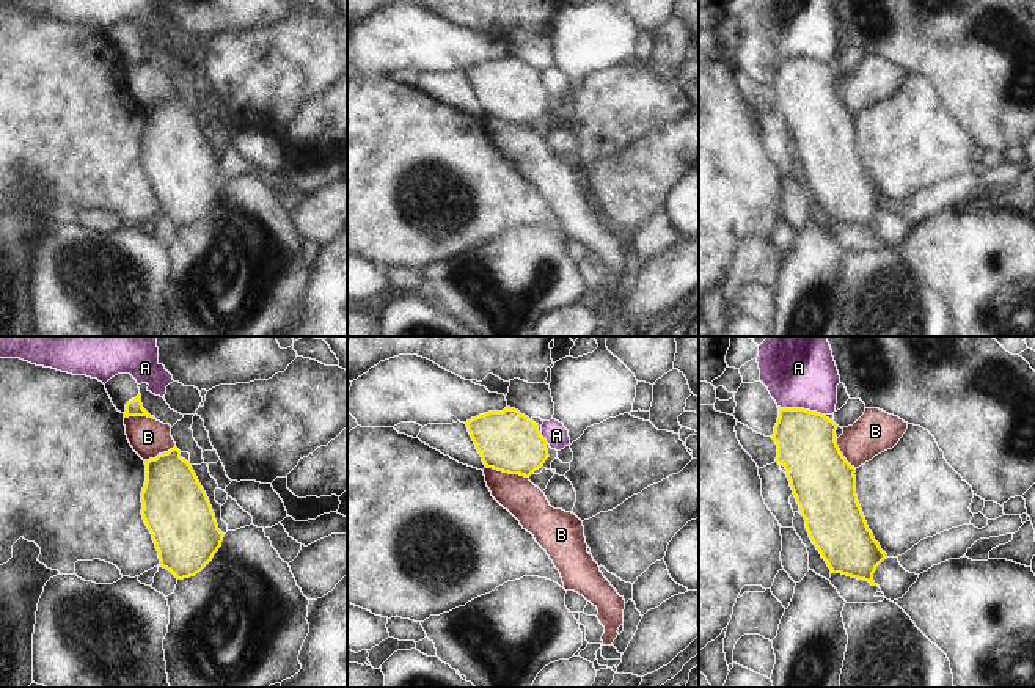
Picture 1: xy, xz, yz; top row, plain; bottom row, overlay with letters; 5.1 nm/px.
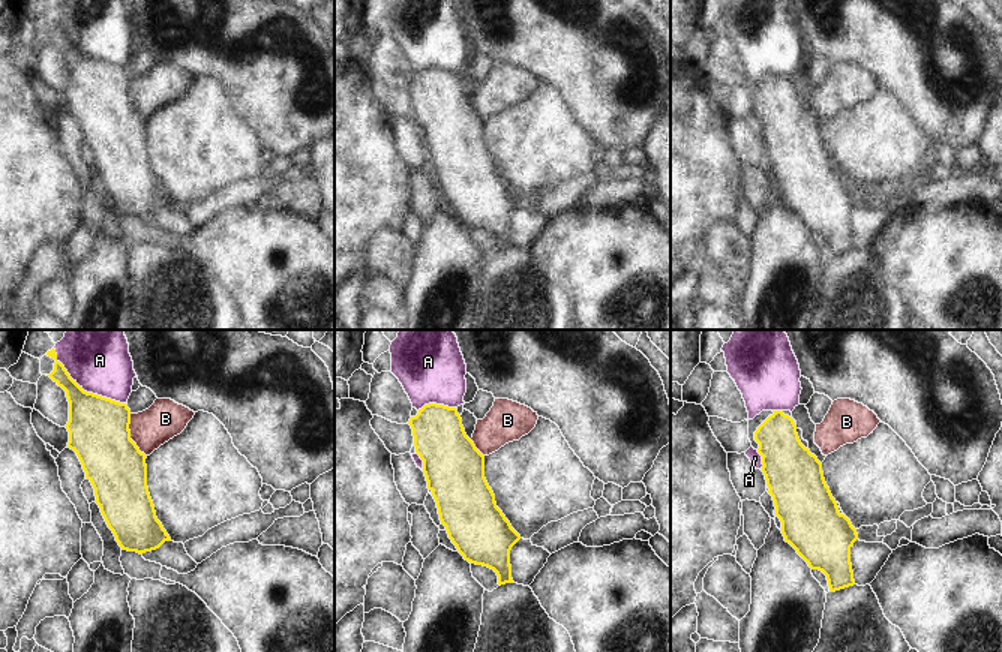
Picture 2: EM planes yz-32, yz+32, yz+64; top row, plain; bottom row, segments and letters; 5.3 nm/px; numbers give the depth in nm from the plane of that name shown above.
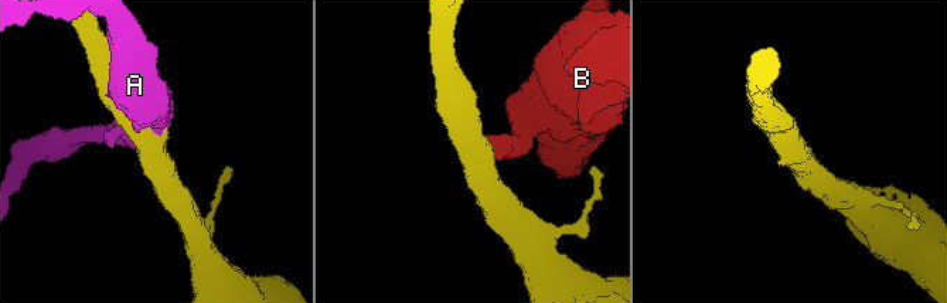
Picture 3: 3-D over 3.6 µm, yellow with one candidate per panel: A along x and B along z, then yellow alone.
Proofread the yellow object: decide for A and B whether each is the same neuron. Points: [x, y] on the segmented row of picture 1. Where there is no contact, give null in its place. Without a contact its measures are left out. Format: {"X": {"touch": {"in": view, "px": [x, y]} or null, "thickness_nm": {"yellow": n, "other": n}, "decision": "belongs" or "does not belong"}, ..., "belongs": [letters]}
{"A": {"touch": {"in": "yz", "px": [801, 409]}, "thickness_nm": {"yellow": 300, "other": 380}, "decision": "does not belong"}, "B": {"touch": {"in": "xz", "px": [508, 472]}, "thickness_nm": {"yellow": 320, "other": 190}, "decision": "does not belong"}, "belongs": []}

